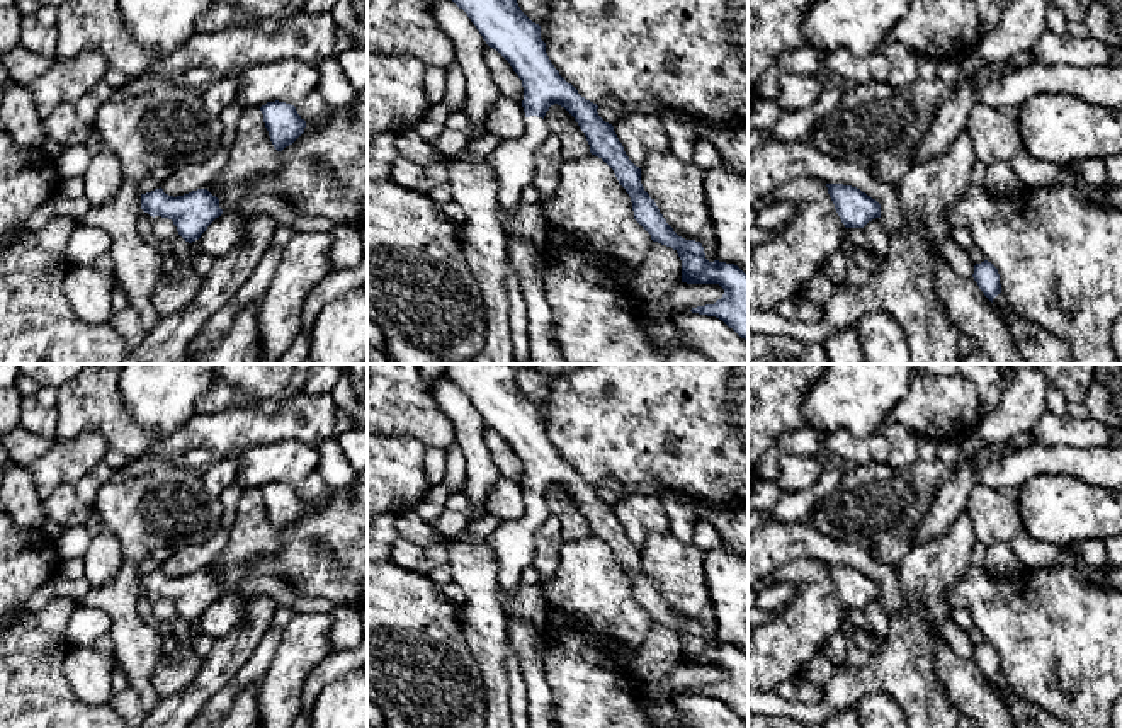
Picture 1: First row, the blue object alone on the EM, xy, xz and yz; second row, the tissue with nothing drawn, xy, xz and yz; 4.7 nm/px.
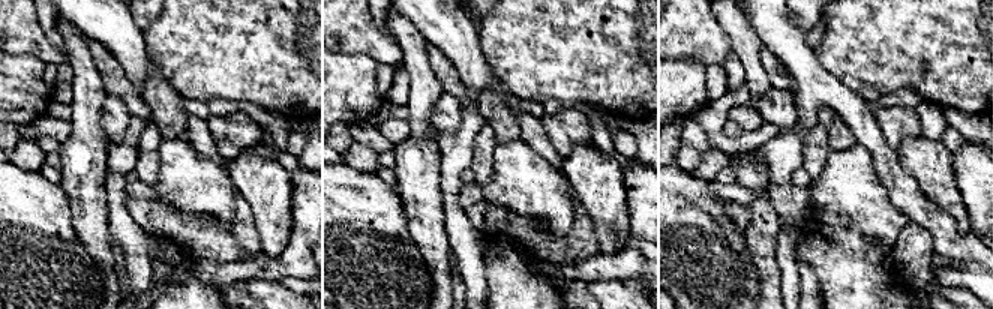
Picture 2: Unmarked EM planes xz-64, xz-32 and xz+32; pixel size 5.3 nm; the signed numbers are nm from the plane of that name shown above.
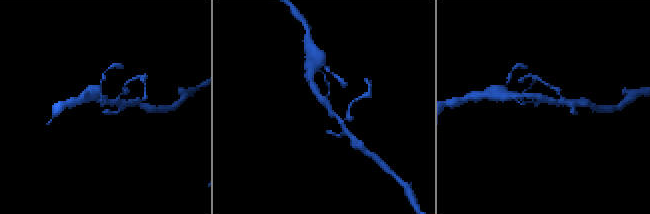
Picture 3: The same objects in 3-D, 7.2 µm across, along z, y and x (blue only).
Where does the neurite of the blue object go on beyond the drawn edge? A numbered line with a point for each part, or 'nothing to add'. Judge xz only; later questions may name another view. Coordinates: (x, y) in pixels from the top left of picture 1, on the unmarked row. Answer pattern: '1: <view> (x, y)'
1: xz (514, 545)

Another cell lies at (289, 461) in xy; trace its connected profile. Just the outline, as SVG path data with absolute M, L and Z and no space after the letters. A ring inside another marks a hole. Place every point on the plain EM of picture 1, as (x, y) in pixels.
M282 441L243 447L236 452L240 468L236 481L241 488L286 483L298 488L313 471L318 471L318 444Z

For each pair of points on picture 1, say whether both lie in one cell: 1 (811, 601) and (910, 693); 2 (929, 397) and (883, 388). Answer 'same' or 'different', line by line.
1: different
2: different

